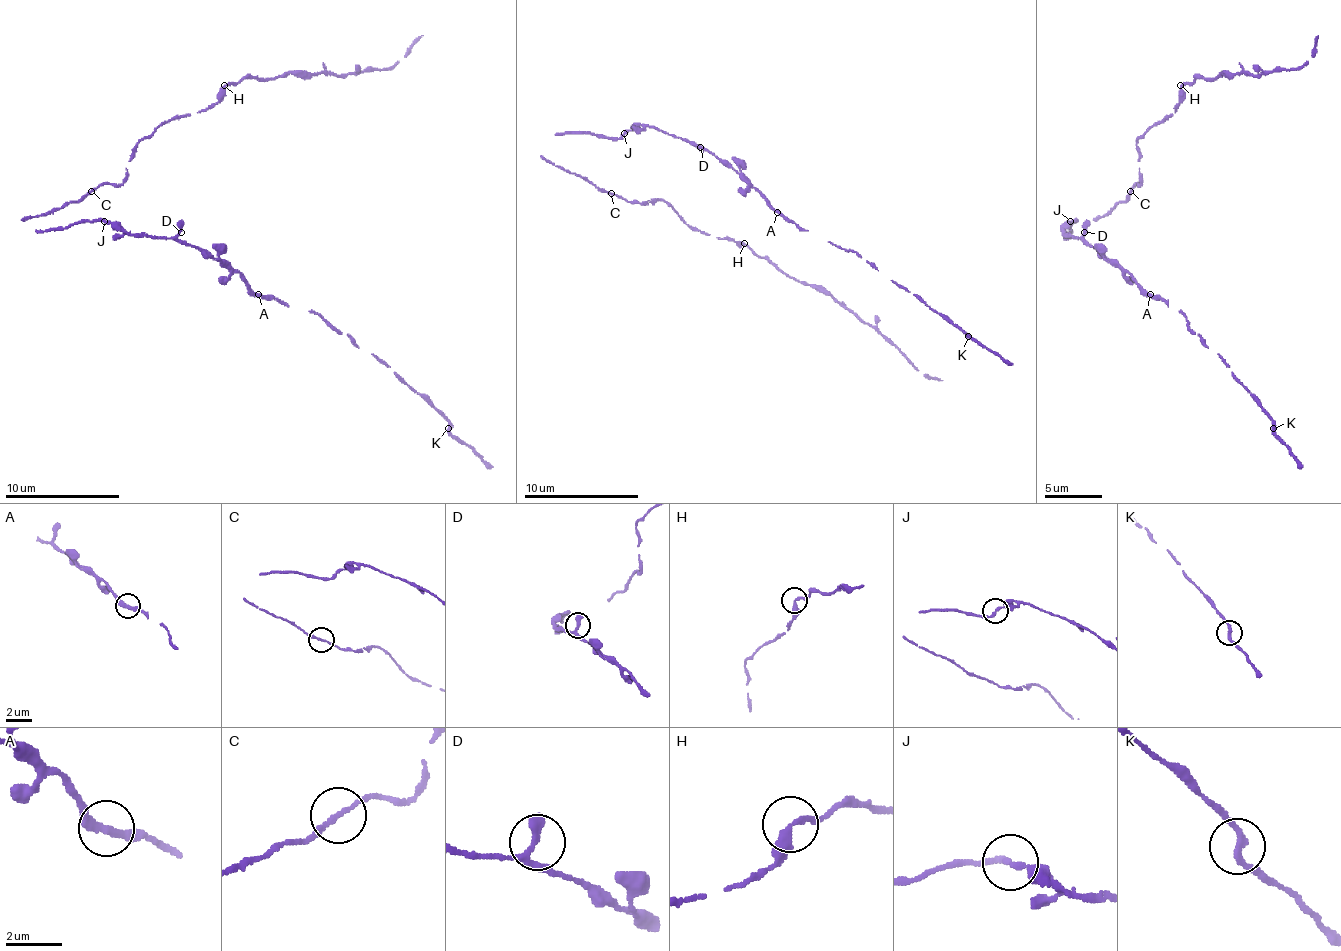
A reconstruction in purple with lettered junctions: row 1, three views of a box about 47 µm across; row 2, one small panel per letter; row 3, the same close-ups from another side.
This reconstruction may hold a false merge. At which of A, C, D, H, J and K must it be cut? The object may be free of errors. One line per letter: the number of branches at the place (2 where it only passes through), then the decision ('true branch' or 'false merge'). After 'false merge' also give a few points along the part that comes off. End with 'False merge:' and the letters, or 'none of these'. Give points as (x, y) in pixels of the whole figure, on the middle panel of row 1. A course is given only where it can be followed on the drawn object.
A: 2 | true branch
C: 2 | true branch
D: 2 | true branch
H: 2 | true branch
J: 2 | true branch
K: 2 | true branch
False merge: none of these

